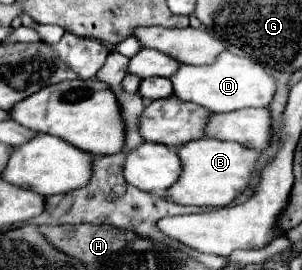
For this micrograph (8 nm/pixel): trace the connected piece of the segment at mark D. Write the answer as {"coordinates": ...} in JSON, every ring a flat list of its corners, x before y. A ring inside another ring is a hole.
{"coordinates":[[230,52,218,54,216,62,204,66,186,66,182,64,174,76,170,76,174,86,174,96,182,102,194,102,204,106,210,112,234,112,240,108,264,108,270,104,276,82,274,78,250,58,234,56]]}

